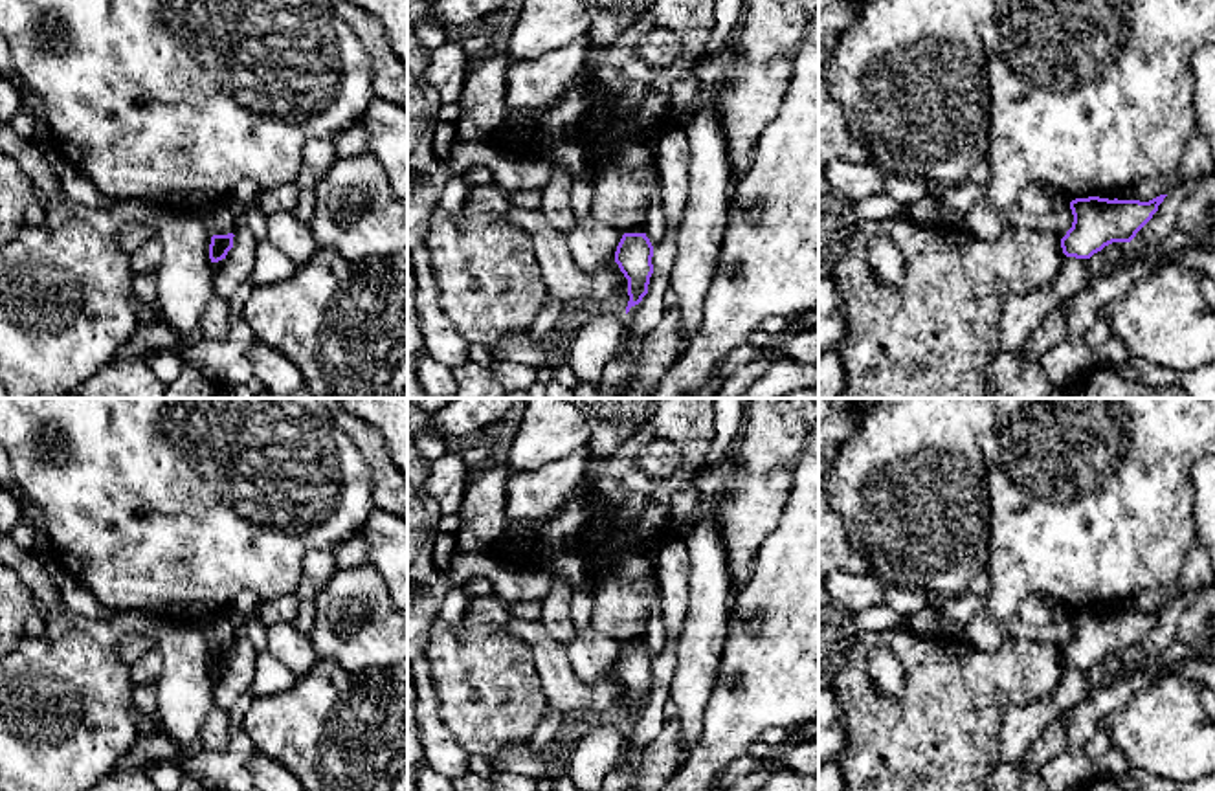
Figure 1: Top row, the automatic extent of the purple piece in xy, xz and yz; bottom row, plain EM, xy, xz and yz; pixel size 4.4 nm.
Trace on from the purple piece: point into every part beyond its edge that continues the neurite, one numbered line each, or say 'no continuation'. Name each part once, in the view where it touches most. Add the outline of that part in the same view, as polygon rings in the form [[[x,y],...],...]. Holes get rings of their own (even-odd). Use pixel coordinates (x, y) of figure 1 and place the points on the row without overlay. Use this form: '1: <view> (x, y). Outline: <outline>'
no continuation

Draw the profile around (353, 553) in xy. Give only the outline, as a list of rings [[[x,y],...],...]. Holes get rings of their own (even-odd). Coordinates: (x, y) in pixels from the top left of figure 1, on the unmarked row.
[[[358,532],[349,541],[332,551],[338,571],[365,565],[369,556],[369,543],[363,532]]]

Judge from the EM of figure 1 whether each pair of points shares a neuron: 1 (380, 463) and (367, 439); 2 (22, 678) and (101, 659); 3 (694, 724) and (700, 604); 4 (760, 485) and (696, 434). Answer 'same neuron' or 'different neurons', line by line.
1: same neuron
2: same neuron
3: same neuron
4: different neurons

